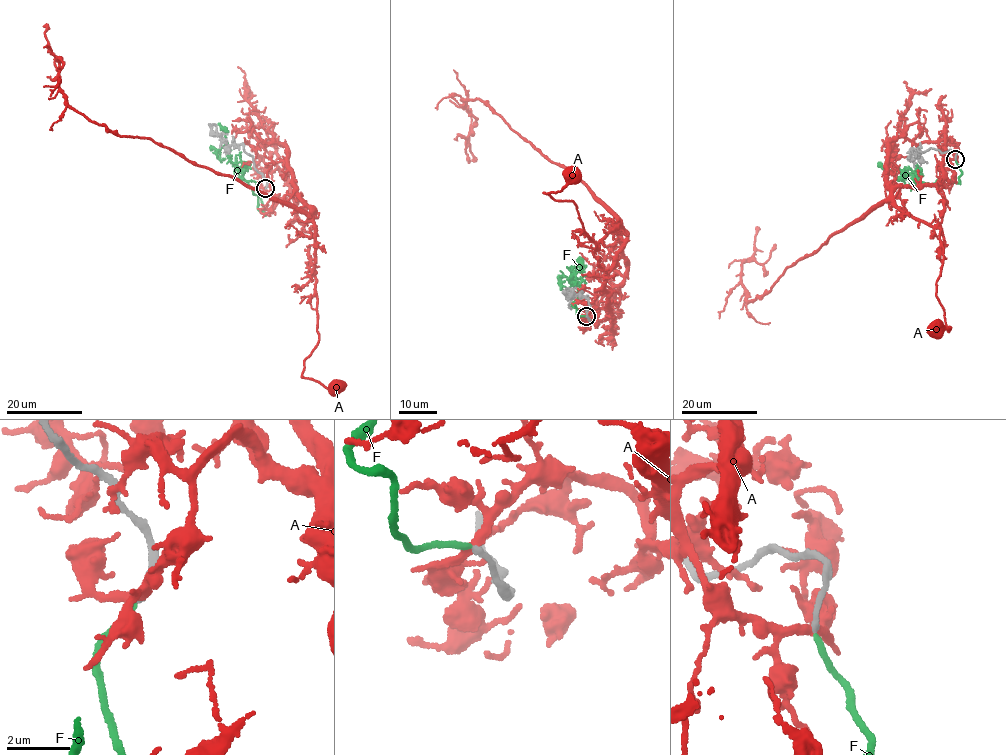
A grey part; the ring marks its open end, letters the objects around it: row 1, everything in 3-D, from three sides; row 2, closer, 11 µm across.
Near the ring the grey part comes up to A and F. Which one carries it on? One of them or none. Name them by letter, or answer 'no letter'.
F

